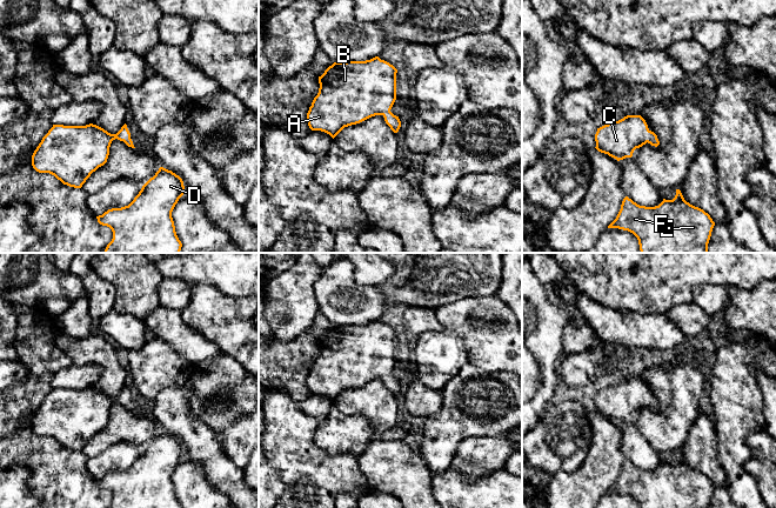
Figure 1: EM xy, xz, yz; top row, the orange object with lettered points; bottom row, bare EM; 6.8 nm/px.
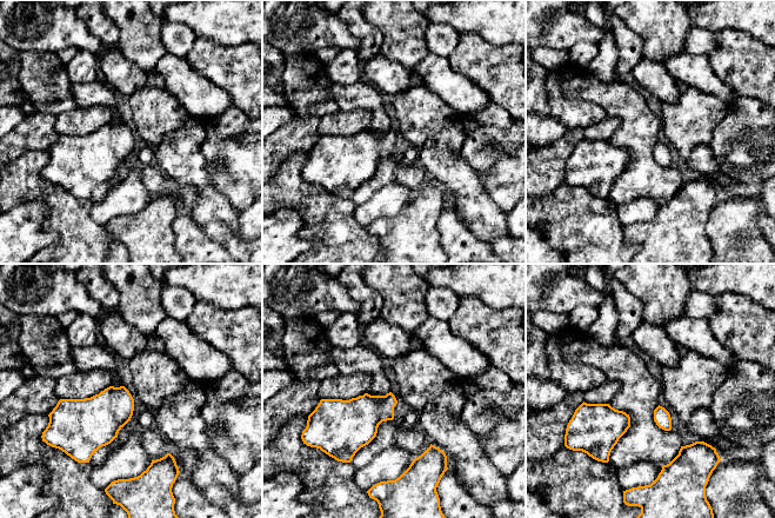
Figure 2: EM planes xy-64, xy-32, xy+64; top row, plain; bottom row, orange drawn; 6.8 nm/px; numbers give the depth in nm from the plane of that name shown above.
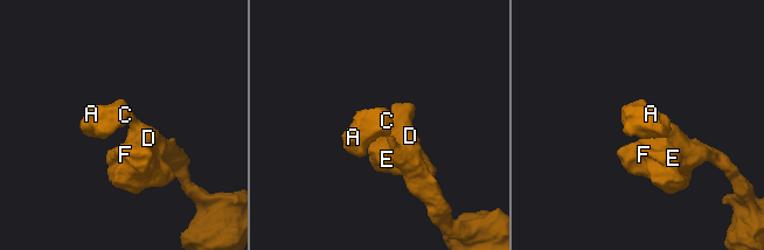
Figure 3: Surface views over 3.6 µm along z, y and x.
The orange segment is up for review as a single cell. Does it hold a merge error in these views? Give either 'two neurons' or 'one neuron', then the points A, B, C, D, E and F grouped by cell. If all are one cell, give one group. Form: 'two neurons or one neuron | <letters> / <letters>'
one neuron | A B C D E F

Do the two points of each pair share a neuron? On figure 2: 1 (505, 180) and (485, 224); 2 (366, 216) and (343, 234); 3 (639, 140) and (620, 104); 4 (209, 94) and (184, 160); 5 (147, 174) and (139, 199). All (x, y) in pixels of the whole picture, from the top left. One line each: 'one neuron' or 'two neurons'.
1: two neurons
2: two neurons
3: one neuron
4: two neurons
5: two neurons

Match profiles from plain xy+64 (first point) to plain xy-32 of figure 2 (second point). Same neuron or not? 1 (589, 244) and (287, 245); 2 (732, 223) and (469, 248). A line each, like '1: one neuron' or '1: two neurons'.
1: two neurons
2: one neuron

